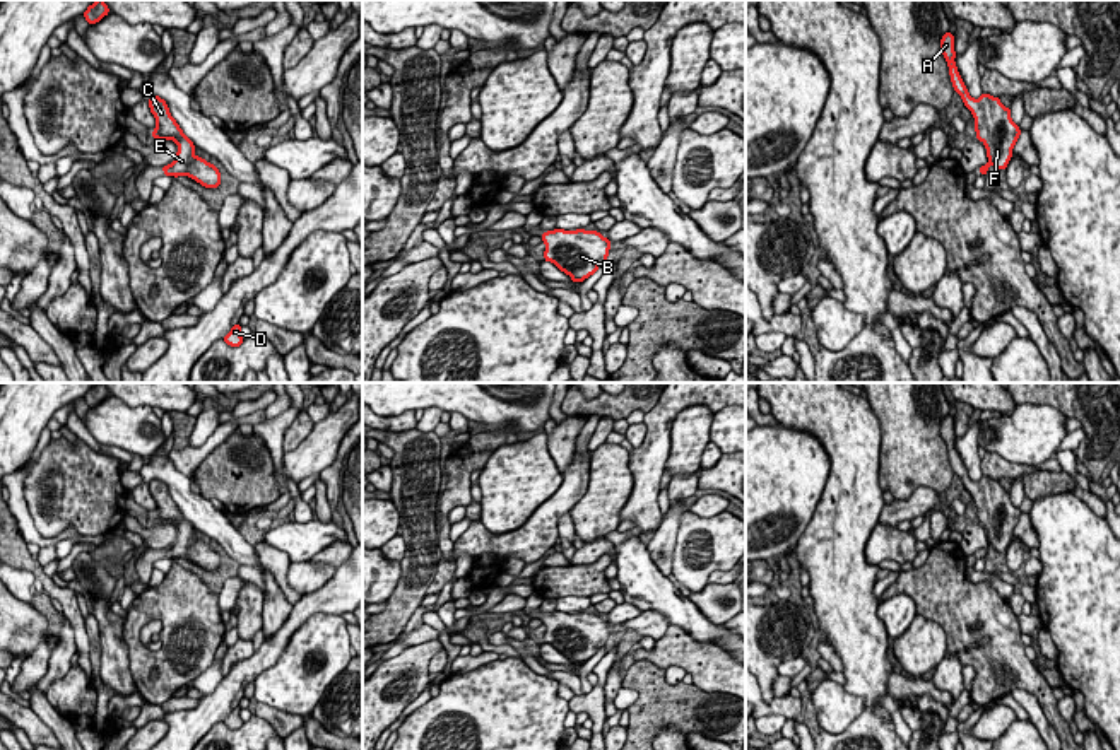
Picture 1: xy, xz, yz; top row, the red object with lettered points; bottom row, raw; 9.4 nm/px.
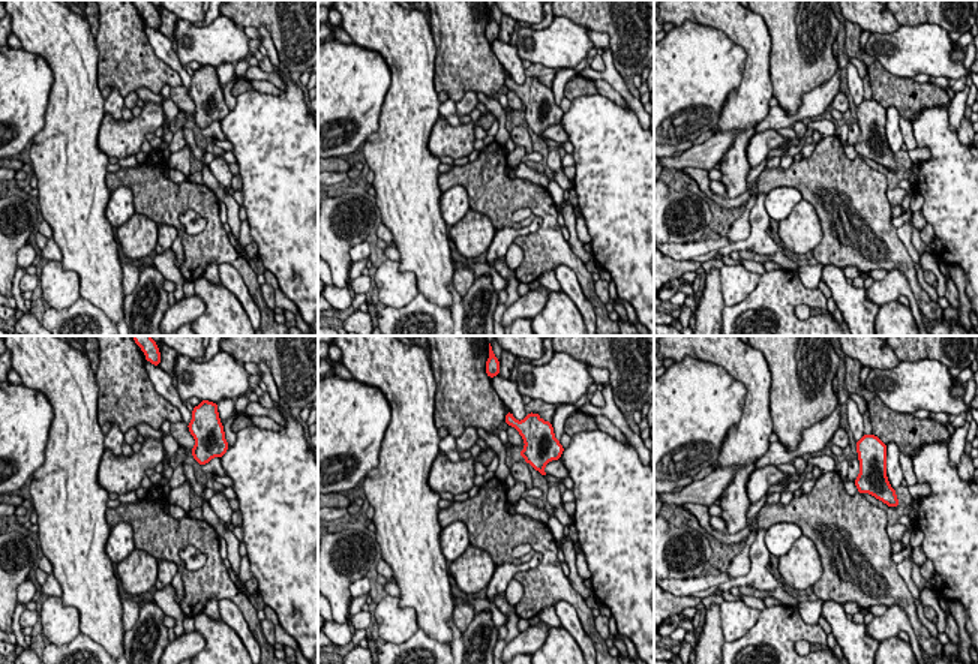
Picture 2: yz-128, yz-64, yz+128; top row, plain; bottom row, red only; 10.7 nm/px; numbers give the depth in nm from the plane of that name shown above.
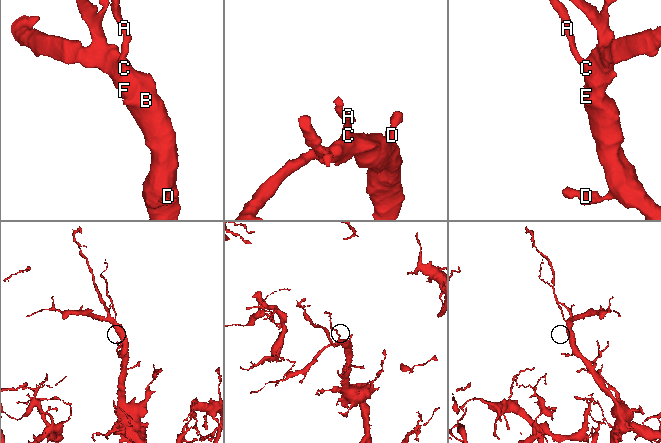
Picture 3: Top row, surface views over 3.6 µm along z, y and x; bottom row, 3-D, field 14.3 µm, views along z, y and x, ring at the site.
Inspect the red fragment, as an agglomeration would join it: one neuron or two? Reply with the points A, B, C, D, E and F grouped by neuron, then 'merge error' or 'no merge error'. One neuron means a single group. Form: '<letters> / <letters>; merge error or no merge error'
A B C D E F; no merge error

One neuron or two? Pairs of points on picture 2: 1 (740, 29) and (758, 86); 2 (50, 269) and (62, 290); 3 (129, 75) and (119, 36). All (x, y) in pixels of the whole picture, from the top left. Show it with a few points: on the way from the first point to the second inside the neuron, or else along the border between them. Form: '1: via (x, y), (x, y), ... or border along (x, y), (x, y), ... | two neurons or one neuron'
1: via (753, 42), (756, 45), (756, 72) | one neuron
2: via (53, 273), (57, 285) | one neuron
3: via (128, 66), (123, 45) | one neuron

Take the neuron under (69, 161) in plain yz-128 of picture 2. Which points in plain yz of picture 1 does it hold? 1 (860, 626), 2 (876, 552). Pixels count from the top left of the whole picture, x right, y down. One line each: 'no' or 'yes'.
1: yes
2: no

